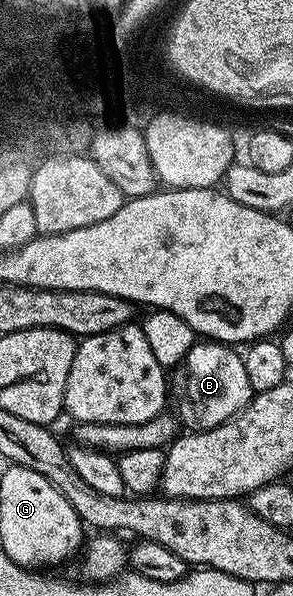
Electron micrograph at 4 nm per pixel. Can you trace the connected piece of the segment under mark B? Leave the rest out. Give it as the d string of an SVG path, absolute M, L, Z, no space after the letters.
M210 340L196 341L195 347L183 357L178 366L174 367L173 377L169 382L169 390L173 395L173 406L175 402L176 411L174 410L174 413L177 415L178 425L187 432L212 430L225 424L243 411L253 397L249 376L245 372L242 353L230 345Z

